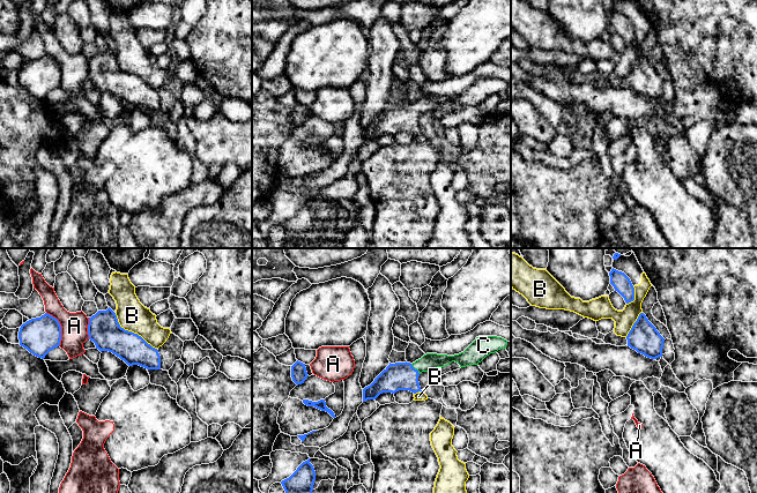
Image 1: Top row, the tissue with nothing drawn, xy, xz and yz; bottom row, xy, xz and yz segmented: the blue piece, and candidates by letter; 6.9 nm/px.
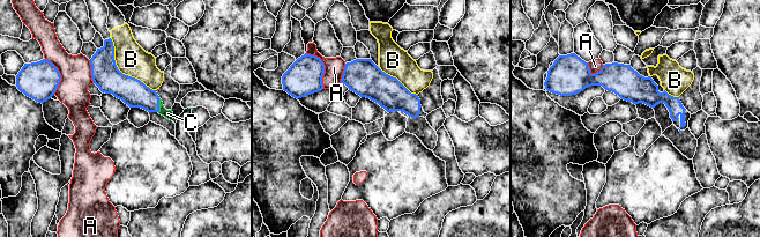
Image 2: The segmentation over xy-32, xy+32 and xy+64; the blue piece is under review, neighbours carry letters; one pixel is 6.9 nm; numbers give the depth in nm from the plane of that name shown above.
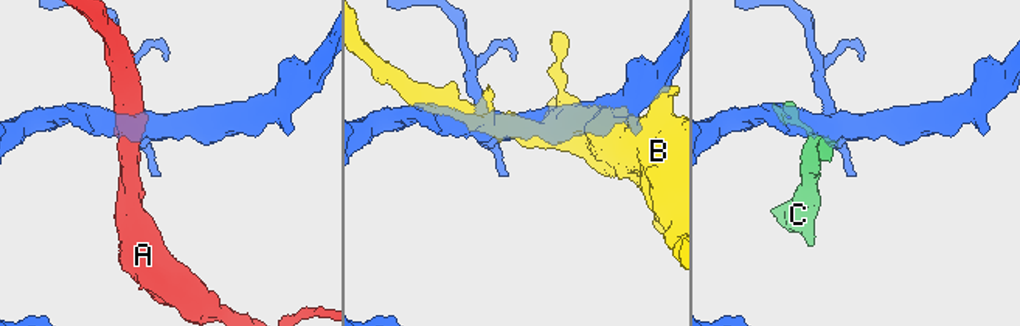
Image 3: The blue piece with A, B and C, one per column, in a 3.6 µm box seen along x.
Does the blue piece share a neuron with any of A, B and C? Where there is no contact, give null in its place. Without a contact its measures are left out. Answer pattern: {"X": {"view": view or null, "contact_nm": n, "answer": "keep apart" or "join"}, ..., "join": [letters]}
{"A": {"view": "xy", "contact_nm": 260, "answer": "keep apart"}, "B": {"view": "xy", "contact_nm": 380, "answer": "keep apart"}, "C": {"view": "xz", "contact_nm": 100, "answer": "join"}, "join": ["C"]}

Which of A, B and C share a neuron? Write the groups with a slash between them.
A / B / C

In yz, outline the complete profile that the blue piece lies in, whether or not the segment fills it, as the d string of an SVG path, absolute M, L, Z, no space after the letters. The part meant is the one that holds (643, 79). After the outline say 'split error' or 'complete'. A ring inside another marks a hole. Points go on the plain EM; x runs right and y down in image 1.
M640 54L633 65L628 77L628 88L647 99L656 100L662 98L665 80L656 69L648 62L644 54Z; complete

